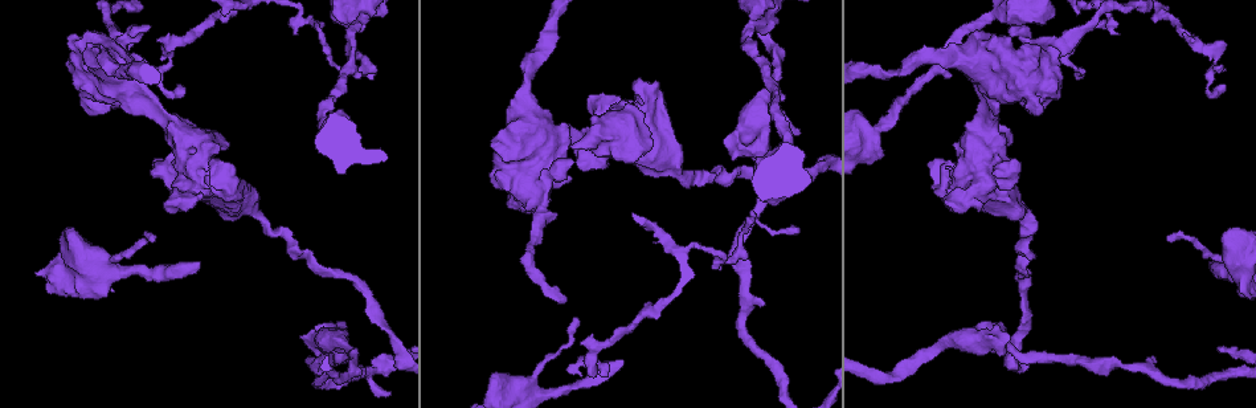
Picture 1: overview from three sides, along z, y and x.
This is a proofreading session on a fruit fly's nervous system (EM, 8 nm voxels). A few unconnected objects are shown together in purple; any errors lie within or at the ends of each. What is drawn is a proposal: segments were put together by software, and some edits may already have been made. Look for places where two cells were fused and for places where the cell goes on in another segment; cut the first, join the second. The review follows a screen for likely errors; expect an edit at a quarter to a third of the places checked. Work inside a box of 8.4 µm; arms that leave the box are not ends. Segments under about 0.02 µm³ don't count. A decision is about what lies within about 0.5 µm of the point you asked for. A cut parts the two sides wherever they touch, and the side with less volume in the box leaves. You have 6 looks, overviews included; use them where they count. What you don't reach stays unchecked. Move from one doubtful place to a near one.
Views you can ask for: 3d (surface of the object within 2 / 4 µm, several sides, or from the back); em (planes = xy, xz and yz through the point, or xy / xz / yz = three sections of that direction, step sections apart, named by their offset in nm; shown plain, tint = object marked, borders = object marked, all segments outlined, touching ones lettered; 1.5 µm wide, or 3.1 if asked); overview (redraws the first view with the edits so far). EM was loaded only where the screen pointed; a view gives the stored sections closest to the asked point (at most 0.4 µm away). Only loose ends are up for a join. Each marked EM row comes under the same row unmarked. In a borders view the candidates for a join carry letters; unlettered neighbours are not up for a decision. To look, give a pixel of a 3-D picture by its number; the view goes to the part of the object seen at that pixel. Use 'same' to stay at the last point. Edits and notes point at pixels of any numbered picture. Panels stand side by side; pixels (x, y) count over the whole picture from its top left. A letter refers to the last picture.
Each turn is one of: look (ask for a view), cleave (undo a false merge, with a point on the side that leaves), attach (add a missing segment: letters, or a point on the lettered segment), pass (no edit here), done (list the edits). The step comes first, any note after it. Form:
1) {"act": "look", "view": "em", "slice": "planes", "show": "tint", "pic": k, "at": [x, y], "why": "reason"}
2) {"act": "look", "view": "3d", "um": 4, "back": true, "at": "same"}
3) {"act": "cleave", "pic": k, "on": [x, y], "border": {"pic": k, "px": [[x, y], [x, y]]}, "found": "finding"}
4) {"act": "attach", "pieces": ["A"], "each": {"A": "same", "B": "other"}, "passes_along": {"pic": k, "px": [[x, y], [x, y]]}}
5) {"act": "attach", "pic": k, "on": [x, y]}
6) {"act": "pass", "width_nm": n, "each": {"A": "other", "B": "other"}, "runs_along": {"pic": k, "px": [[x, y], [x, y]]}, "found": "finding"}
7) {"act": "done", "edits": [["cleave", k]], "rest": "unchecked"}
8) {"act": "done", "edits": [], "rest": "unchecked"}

{"act": "look", "view": "em", "slice": "planes", "show": "borders", "pic": 1, "at": [795, 228]}

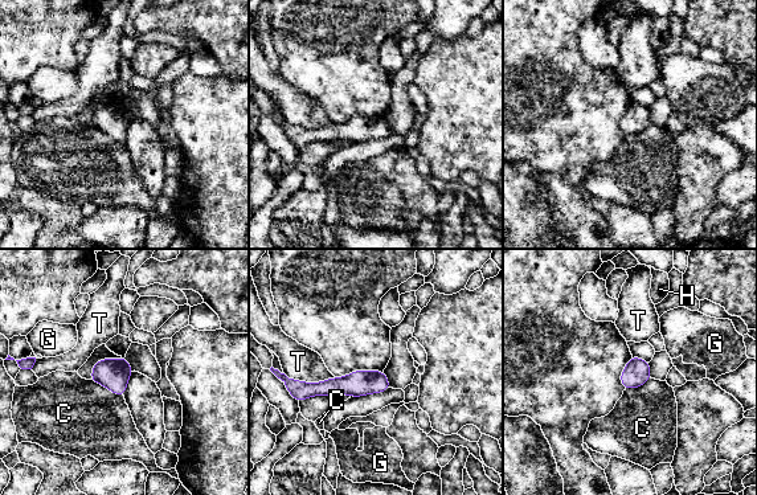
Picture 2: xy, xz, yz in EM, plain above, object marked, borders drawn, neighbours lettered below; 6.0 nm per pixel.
{"act": "pass", "width_nm": 160, "each": {"C": "other", "G": "other", "H": "other", "T": "other"}, "runs_along": {"pic": 2, "px": [[387, 385], [335, 385], [298, 389]]}, "found": "none of them fits"}

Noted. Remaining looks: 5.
{"act": "look", "view": "3d", "um": 4, "pic": 1, "at": [1167, 237], "why": "thin end"}

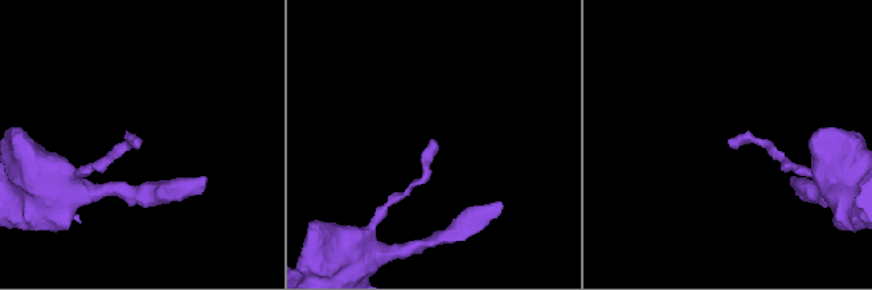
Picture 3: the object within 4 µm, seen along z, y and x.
{"act": "look", "view": "em", "slice": "planes", "show": "tint", "pic": 3, "at": [137, 141]}

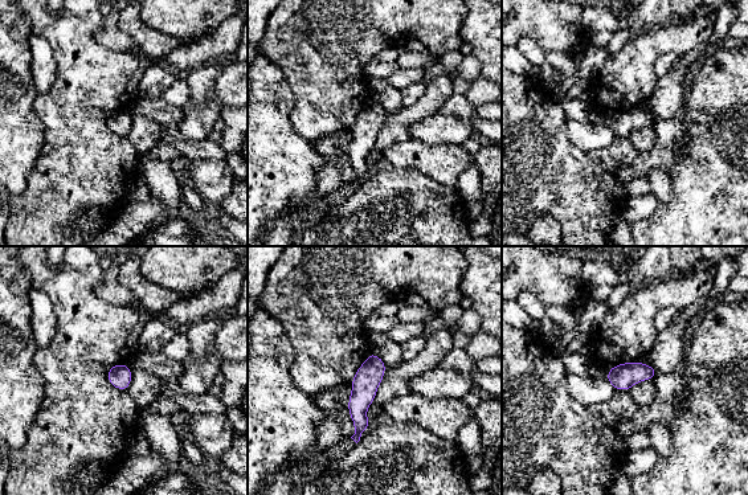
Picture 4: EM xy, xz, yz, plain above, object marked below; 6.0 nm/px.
{"act": "look", "view": "em", "slice": "planes", "show": "borders", "at": "same"}

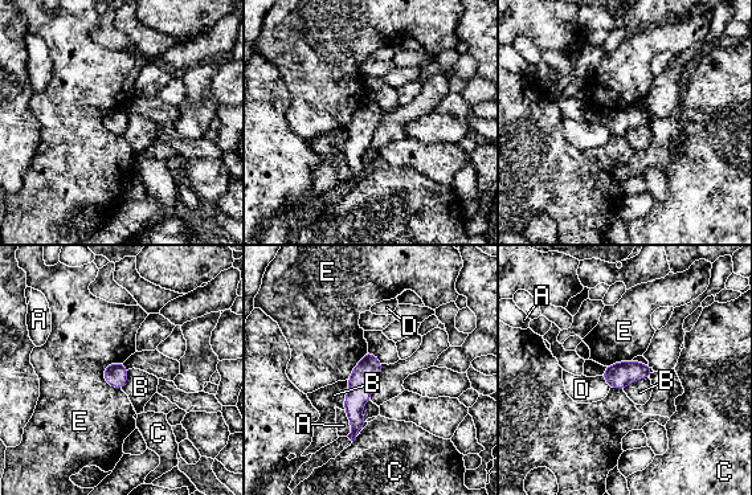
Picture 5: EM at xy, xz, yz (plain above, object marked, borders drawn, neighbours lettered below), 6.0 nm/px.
{"act": "pass", "each": {"A": "other", "B": "other", "C": "other", "D": "other", "E": "other"}, "runs_along": {"pic": 5, "px": [[368, 355], [352, 436]]}, "found": "none of them fits"}

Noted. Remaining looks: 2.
{"act": "look", "view": "3d", "um": 2, "pic": 1, "at": [734, 161], "why": "stops while still wide"}

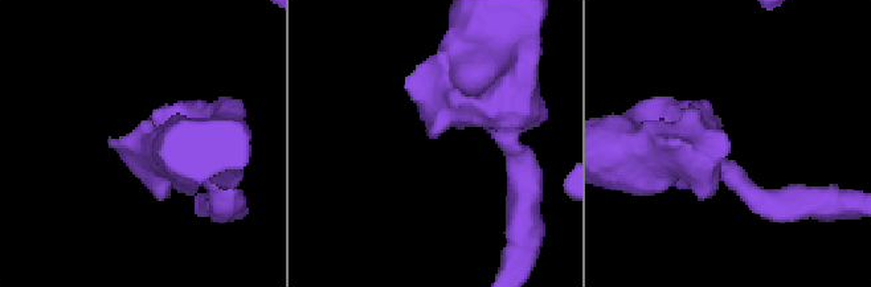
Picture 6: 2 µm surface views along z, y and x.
{"act": "look", "view": "em", "slice": "planes", "show": "borders", "pic": 6, "at": [431, 135], "why": "need the tissue"}

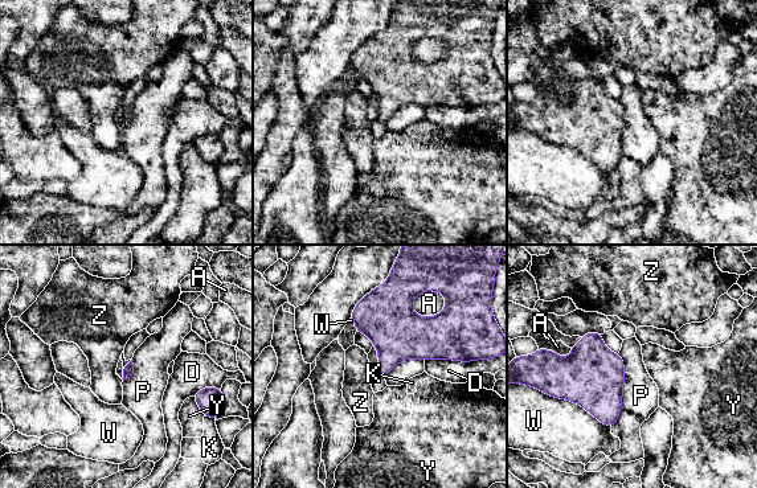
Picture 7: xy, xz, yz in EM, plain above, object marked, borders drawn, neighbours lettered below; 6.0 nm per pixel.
{"act": "pass", "each": {"A": "other", "D": "other", "K": "other", "P": "other", "W": "other", "Y": "other", "Z": "other"}, "border": {"pic": 7, "px": [[618, 353], [623, 397], [612, 427]]}, "found": "no lettered segment goes on from it"}

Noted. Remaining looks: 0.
{"act": "done", "edits": [], "rest": "unchecked"}

